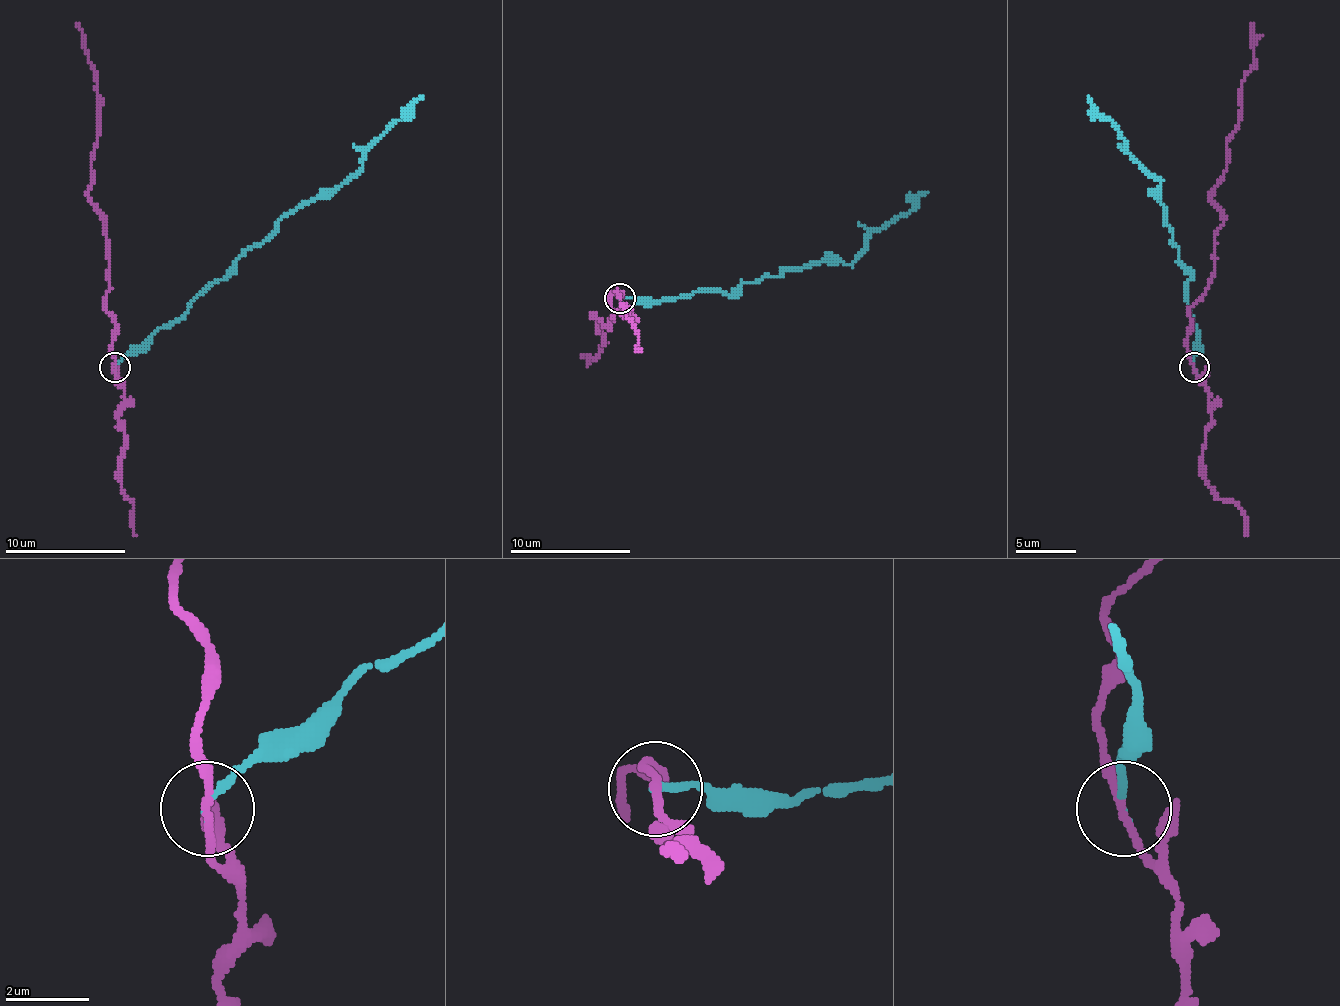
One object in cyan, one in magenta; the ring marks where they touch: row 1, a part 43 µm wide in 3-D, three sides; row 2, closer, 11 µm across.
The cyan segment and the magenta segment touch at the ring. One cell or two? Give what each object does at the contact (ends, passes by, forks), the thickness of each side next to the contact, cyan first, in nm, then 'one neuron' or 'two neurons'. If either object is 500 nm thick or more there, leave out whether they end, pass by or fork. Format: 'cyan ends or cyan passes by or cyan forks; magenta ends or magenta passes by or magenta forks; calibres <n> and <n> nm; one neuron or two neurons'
cyan ends; magenta passes by; calibres 160 and 160 nm; two neurons

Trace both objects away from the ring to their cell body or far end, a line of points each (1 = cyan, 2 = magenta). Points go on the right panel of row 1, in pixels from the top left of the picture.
1: (1193, 367), (1190, 270), (1178, 258), (1157, 201), (1160, 183), (1088, 96)
2: (1193, 367), (1190, 306), (1214, 273), (1214, 231), (1223, 213), (1211, 201), (1254, 62), (1251, 23)

